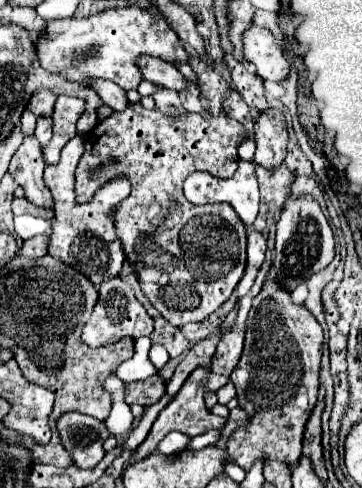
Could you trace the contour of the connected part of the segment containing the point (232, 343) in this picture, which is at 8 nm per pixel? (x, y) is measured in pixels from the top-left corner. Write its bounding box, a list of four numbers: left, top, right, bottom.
[212,329,244,375]

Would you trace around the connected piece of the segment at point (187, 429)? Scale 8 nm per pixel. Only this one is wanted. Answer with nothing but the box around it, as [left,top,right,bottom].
[134,369,226,461]

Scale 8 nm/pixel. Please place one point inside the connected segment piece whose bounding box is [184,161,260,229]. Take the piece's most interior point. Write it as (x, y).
(241, 191)

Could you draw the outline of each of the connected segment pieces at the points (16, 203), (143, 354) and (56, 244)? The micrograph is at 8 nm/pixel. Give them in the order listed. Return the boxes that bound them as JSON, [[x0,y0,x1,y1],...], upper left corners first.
[[12,199,54,219],[116,337,156,383],[44,133,130,287]]

